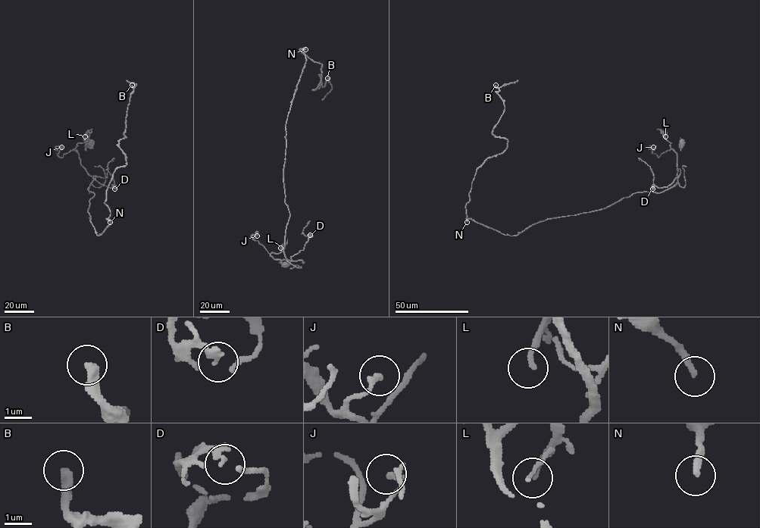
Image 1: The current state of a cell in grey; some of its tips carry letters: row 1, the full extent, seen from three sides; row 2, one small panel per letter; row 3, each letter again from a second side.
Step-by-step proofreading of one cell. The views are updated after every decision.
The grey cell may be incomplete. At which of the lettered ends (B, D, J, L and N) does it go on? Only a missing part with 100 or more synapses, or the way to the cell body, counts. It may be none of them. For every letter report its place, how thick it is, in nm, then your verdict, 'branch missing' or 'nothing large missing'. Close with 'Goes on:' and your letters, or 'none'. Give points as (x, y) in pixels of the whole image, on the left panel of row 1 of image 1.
B: at (132, 85); 360 nm thick; nothing large missing
D: at (114, 189); 220 nm thick; nothing large missing
J: at (61, 147); 200 nm thick; nothing large missing
L: at (85, 136); 180 nm thick; nothing large missing
N: at (110, 222); 240 nm thick; branch missing
Goes on: N

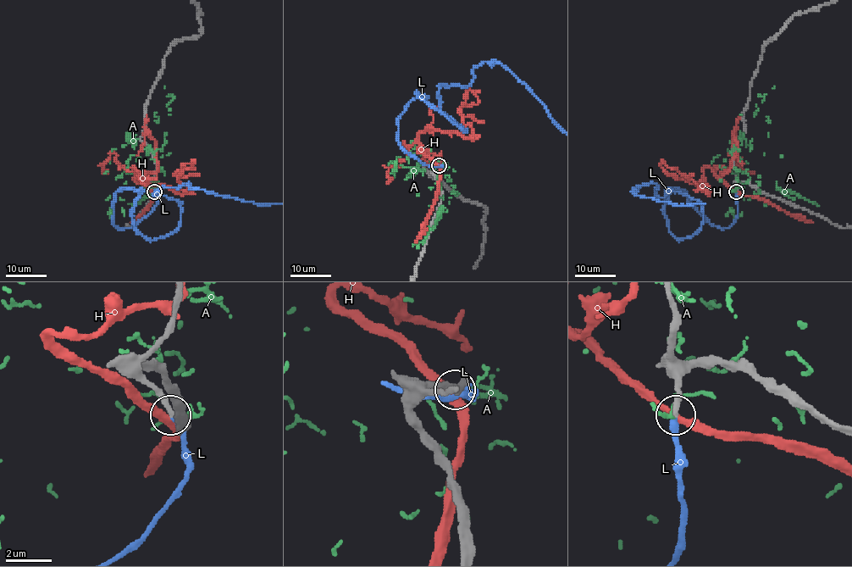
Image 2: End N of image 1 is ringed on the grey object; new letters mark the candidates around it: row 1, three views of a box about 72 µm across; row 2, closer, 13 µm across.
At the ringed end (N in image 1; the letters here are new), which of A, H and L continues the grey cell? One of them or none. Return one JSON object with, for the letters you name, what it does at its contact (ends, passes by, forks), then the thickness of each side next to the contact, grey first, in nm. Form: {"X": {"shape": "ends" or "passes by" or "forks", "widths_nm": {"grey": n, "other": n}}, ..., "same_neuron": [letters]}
{"L": {"shape": "ends", "widths_nm": {"grey": 240, "other": 280}}, "same_neuron": ["L"]}

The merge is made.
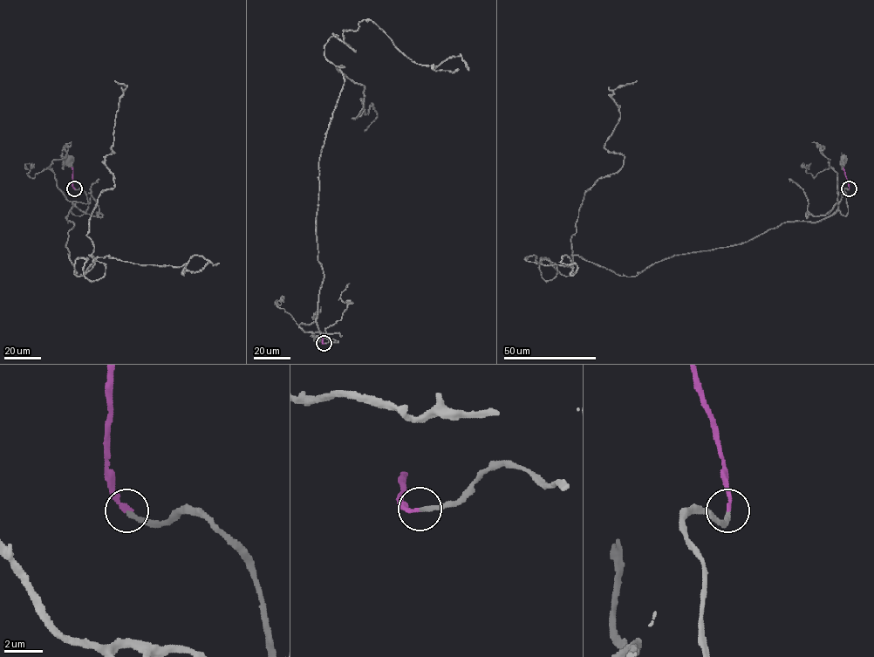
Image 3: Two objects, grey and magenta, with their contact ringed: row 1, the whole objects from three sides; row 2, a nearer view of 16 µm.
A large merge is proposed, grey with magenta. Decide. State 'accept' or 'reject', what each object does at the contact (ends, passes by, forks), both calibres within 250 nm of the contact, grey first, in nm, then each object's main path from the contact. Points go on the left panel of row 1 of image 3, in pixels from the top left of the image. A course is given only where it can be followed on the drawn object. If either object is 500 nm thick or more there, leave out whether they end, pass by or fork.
accept | grey ends | magenta ends | 240/220 nm | grey via (74, 188), (87, 197), (87, 209), (80, 215), (71, 211), (72, 203), (54, 177), (69, 158) | magenta via (74, 188), (71, 167)

